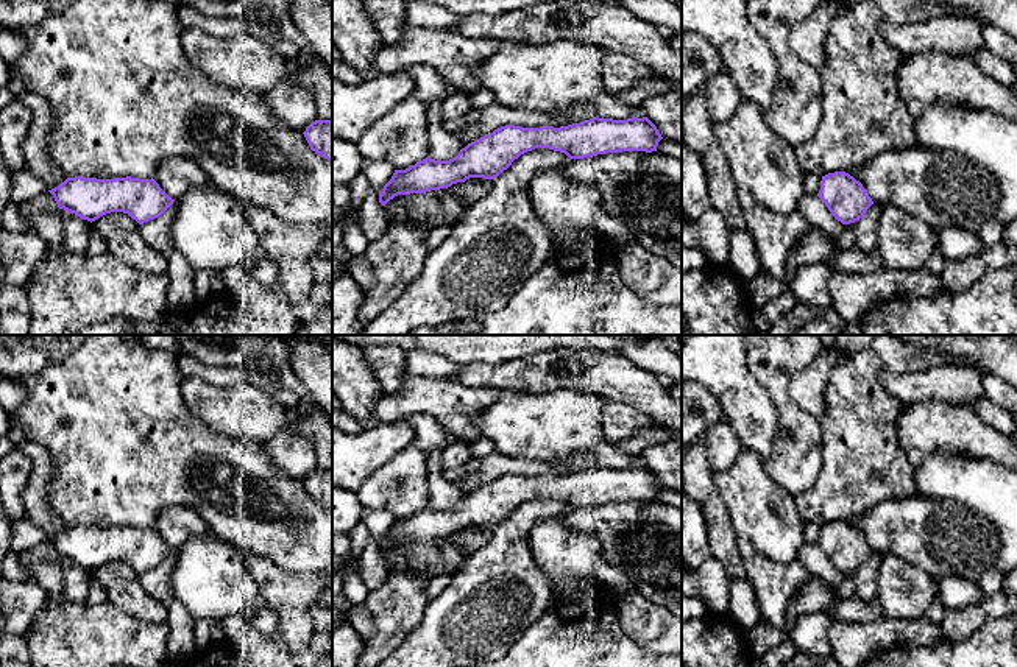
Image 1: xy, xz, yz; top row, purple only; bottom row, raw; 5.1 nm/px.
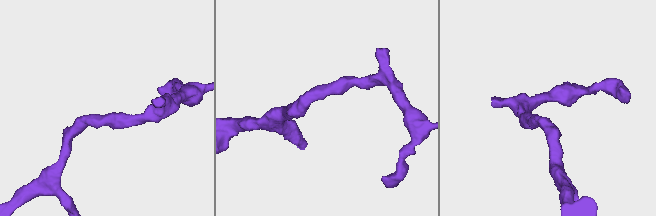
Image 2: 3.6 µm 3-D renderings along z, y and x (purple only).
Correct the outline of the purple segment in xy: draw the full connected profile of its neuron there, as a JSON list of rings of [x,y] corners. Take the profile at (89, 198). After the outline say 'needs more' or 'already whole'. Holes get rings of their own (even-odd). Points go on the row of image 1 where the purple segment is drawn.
[[[75,176],[48,192],[59,209],[90,223],[106,214],[123,212],[142,224],[161,217],[175,201],[153,178],[97,179]]] | already whole

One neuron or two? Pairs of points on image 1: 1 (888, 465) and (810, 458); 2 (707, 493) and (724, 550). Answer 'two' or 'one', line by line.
1: two
2: one

